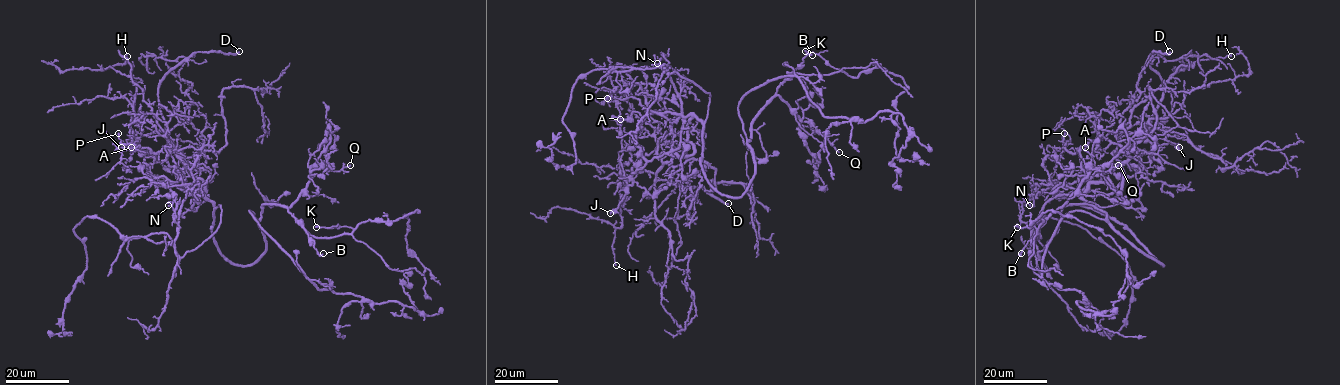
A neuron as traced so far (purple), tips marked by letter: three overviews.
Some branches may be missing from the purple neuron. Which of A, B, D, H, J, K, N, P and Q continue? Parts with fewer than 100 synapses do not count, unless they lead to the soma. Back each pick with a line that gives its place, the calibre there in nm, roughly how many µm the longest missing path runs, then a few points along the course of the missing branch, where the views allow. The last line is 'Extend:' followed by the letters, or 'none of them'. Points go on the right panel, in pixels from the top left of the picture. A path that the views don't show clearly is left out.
D: Place: (1169, 51). Thickness 320 nm. Missing length about 30 µm. Course of what is missing: (1169, 51), (1164, 44), (1145, 45), (1119, 38), (1101, 37), (1096, 33)
Extend: D

